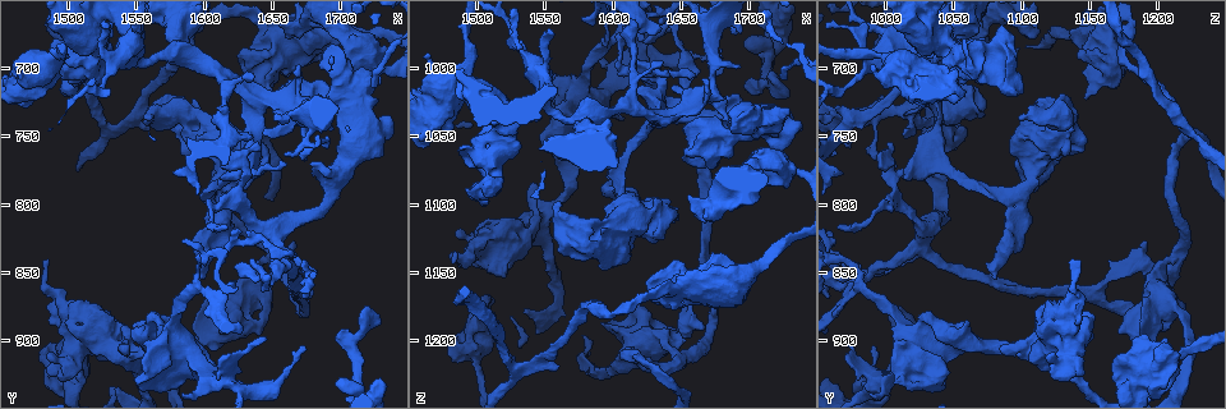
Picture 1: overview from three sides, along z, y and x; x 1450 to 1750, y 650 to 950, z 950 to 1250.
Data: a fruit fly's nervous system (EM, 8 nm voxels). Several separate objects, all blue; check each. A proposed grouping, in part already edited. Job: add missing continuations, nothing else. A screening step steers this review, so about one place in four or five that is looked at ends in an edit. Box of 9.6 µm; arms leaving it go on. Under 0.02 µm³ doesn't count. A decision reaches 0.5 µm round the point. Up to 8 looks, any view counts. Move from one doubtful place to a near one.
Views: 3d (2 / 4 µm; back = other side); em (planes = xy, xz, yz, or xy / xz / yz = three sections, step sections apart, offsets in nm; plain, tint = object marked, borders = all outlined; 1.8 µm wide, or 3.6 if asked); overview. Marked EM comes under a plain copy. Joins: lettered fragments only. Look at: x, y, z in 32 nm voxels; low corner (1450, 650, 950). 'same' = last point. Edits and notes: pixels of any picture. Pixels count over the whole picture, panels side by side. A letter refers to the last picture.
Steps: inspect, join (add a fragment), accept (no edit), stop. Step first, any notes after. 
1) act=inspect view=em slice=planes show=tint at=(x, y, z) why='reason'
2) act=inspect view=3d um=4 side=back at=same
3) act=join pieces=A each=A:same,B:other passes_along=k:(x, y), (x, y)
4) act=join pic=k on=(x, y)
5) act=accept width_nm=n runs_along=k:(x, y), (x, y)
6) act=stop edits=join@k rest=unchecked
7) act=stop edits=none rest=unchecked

act=inspect view=3d um=2 at=(1670, 672, 1102) why='thick turns thin'

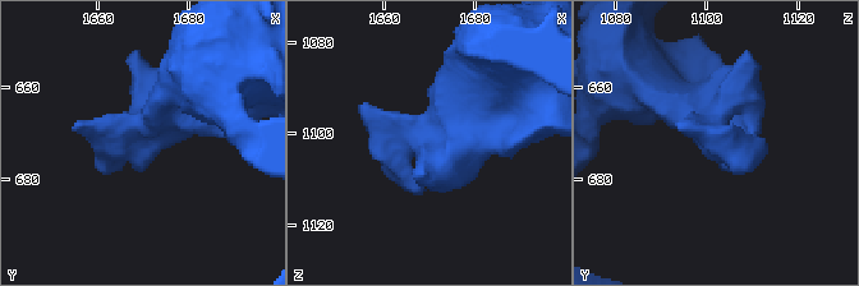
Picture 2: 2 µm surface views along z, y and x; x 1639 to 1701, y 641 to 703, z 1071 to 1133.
act=inspect view=em slice=planes show=borders at=(1668, 672, 1104) why='shape alone is not enough'

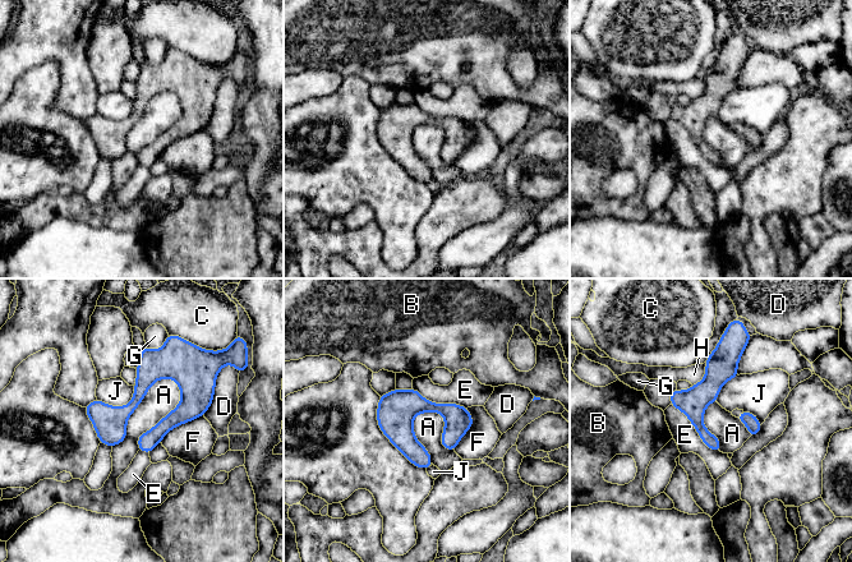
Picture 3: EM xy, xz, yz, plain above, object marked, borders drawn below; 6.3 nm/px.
act=accept each=A:other,B:other,C:other,D:other,E:other,F:other,G:other,H:other,J:other border=3:(175, 379), (148, 388), (113, 447) found='no lettered fragment goes on from it'

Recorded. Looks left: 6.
act=inspect view=em slice=planes show=tint at=(1640, 700, 1168) why='closes a loop'

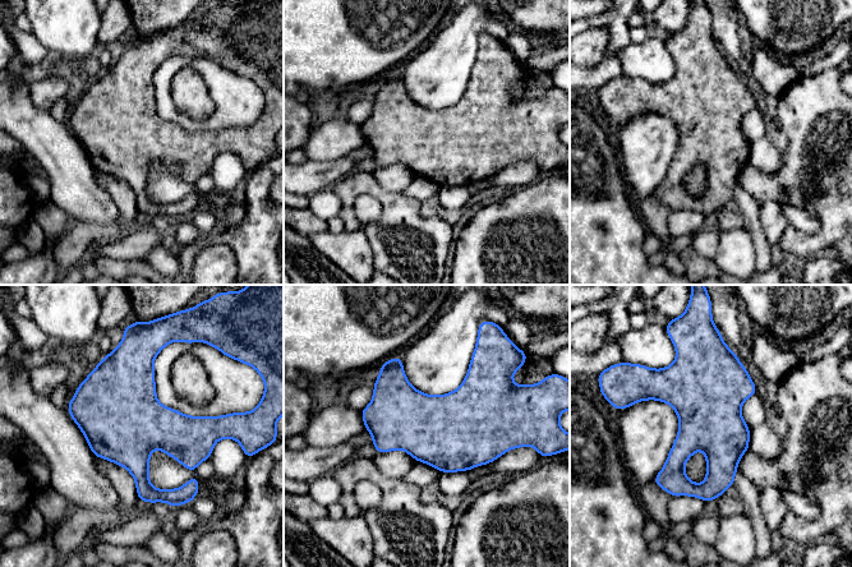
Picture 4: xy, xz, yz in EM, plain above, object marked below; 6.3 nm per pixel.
act=inspect view=em slice=planes show=borders at=same

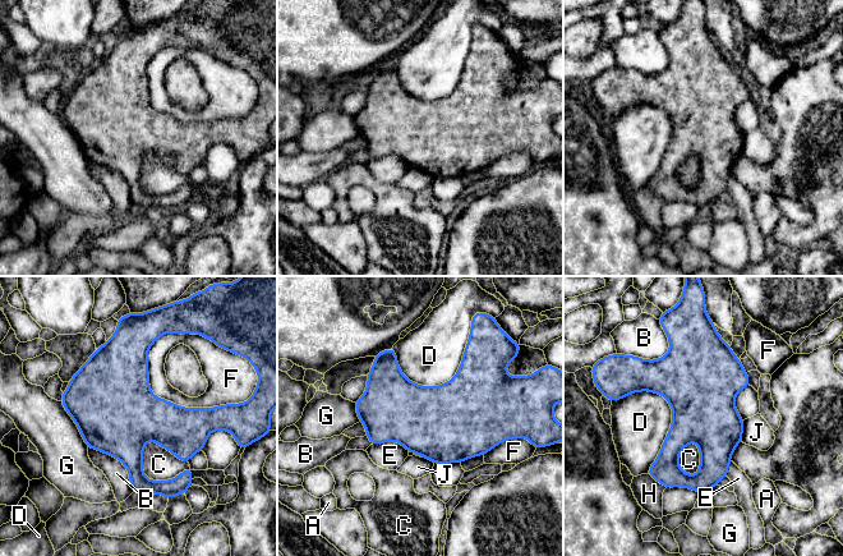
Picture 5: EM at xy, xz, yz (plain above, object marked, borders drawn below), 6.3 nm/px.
act=accept each=A:other,B:other,C:other,D:other,E:other,F:other,G:other,H:other,J:other found='no lettered fragment goes on from it'

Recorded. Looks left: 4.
act=inspect view=3d um=4 at=(1480, 928, 1206) why='an open end'

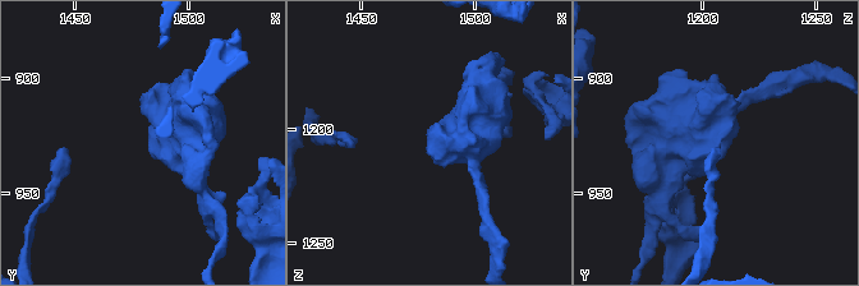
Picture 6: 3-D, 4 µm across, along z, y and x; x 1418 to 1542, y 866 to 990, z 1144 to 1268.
act=inspect view=em slice=planes show=tint at=(1482, 931, 1205) why='shape alone is not enough'

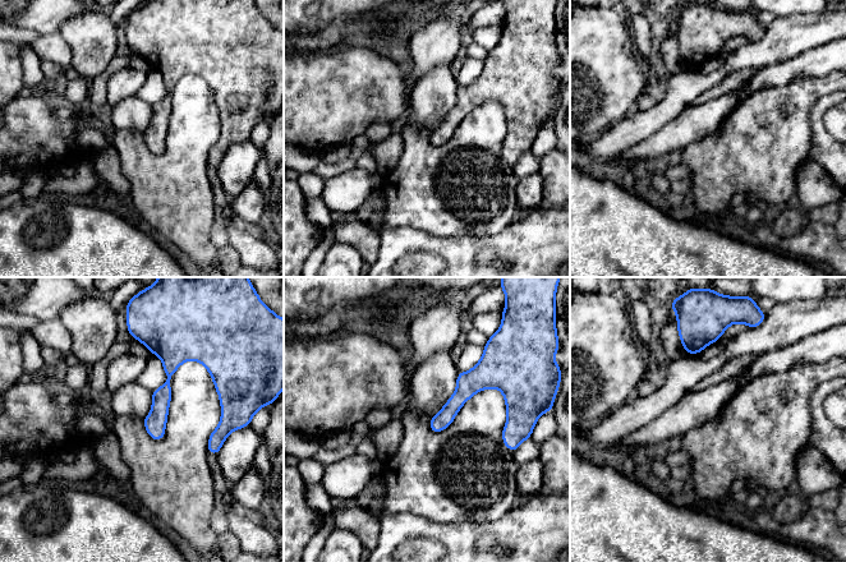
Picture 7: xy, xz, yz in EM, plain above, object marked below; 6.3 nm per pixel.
act=inspect view=em slice=planes show=borders at=same why='see the neighbours'

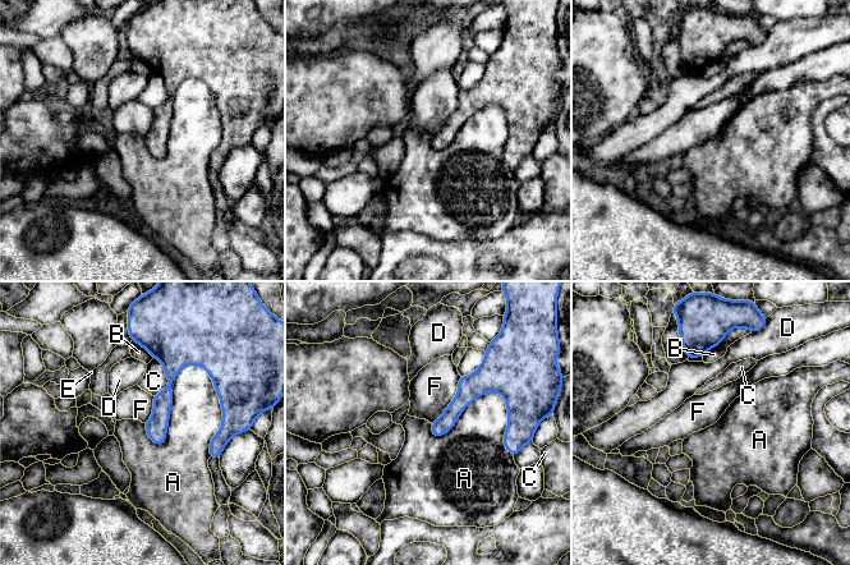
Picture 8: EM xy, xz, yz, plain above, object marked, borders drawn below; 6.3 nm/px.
act=accept each=A:other,B:other,C:other,D:other,E:other,F:other runs_along=8:(156, 349), (170, 363), (159, 441) found='no lettered fragment goes on from it'

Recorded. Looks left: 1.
act=inspect view=em slice=planes show=borders at=(1538, 936, 1180) why='branch stops here'

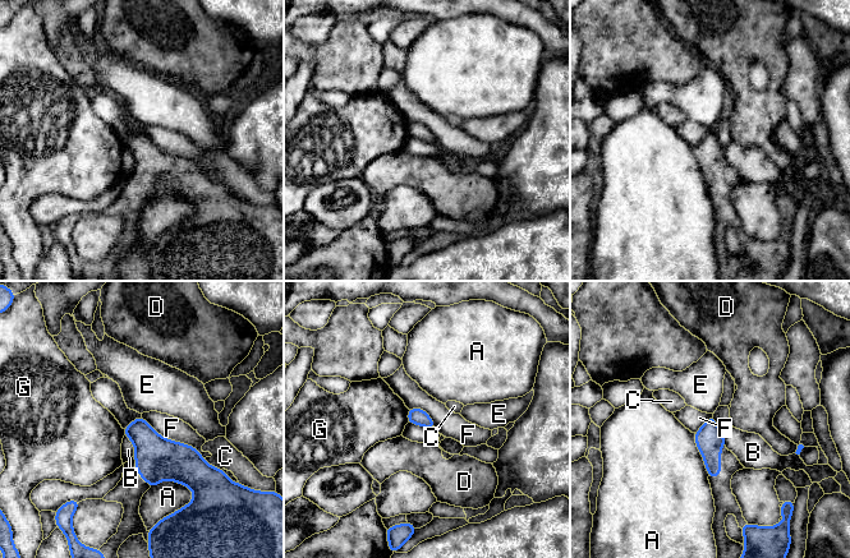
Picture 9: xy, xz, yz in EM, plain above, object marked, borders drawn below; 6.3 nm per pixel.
act=accept each=A:other,B:other,C:other,D:other,E:other,F:other,G:other border=9:(141, 416), (203, 459) found='no lettered fragment goes on from it'

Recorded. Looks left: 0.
act=stop edits=none rest=unchecked

